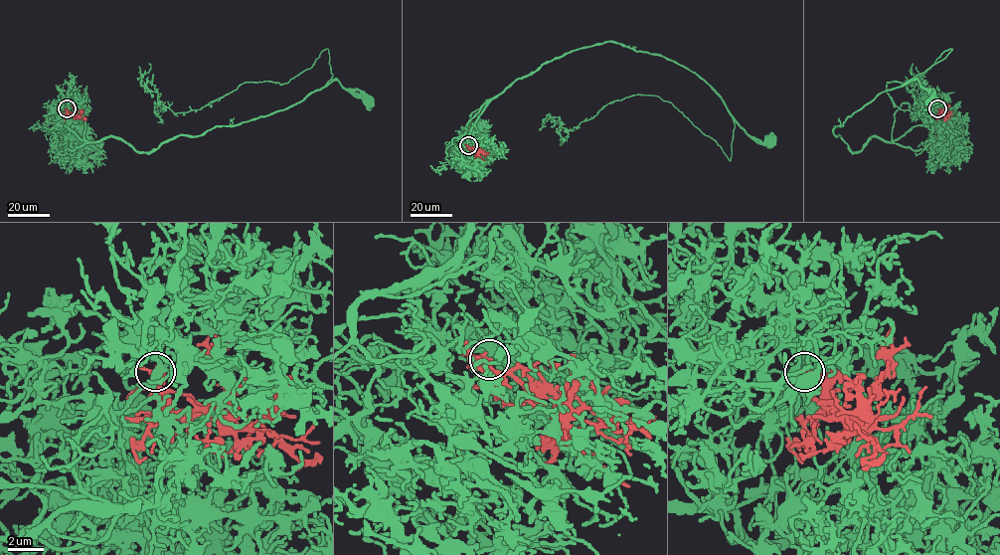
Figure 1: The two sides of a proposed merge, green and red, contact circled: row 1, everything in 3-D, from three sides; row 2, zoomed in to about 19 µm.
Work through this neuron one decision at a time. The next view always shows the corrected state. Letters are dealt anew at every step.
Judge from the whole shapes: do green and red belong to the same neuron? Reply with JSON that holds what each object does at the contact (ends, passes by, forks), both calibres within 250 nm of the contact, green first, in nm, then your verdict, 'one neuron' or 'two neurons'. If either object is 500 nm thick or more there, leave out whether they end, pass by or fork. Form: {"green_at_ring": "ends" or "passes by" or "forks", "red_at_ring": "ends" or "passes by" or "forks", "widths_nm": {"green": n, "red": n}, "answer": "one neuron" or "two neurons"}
{"green_at_ring": "forks", "red_at_ring": "passes by", "widths_nm": {"green": 280, "red": 140}, "answer": "one neuron"}

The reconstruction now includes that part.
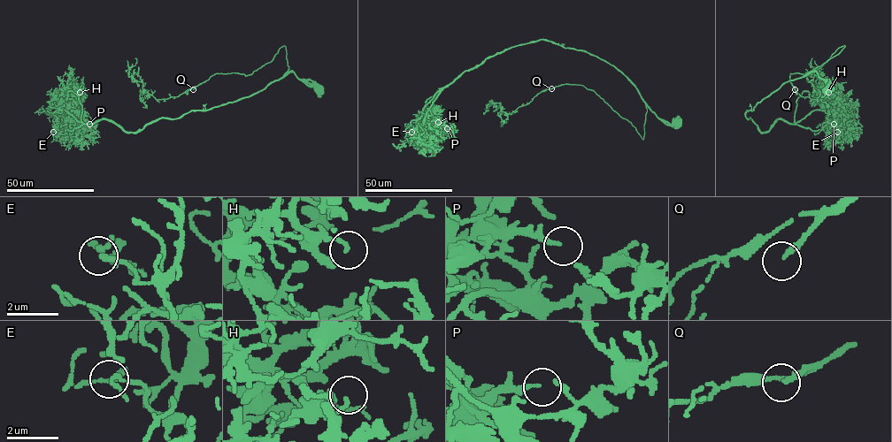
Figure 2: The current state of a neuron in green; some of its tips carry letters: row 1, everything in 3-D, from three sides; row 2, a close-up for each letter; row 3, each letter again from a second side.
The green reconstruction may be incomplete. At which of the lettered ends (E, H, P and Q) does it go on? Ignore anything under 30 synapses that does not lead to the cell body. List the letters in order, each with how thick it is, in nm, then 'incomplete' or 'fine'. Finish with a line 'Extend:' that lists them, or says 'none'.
E: calibre 100 nm; fine
H: calibre 140 nm; fine
P: calibre 110 nm; fine
Q: calibre 190 nm; incomplete
Extend: Q

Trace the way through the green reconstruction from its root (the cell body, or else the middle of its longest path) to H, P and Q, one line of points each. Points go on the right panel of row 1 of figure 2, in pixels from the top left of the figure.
H: (829, 89), (811, 72), (745, 116), (766, 133), (777, 119), (795, 124), (822, 110), (818, 102), (828, 92)
P: (829, 89), (811, 72), (785, 82), (745, 116), (762, 133), (777, 119), (812, 131), (828, 130), (834, 124)
Q: (829, 89), (816, 72), (805, 74), (845, 46), (811, 74), (790, 73), (795, 89)

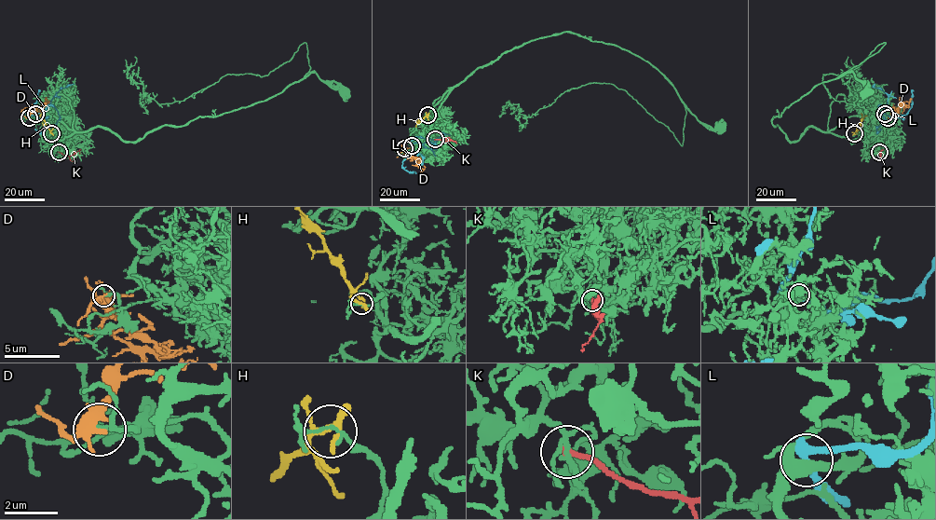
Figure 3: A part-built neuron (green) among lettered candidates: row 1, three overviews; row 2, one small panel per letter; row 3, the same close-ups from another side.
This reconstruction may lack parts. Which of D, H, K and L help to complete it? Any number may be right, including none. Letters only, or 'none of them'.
D

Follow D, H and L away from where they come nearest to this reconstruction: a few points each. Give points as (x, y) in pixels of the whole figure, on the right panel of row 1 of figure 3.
D: (888, 117), (893, 107), (895, 109), (900, 104), (908, 104), (912, 99)
H: (854, 133), (861, 124), (861, 114)
L: (885, 114), (882, 114), (884, 107), (880, 104), (883, 123), (876, 131), (881, 129)

